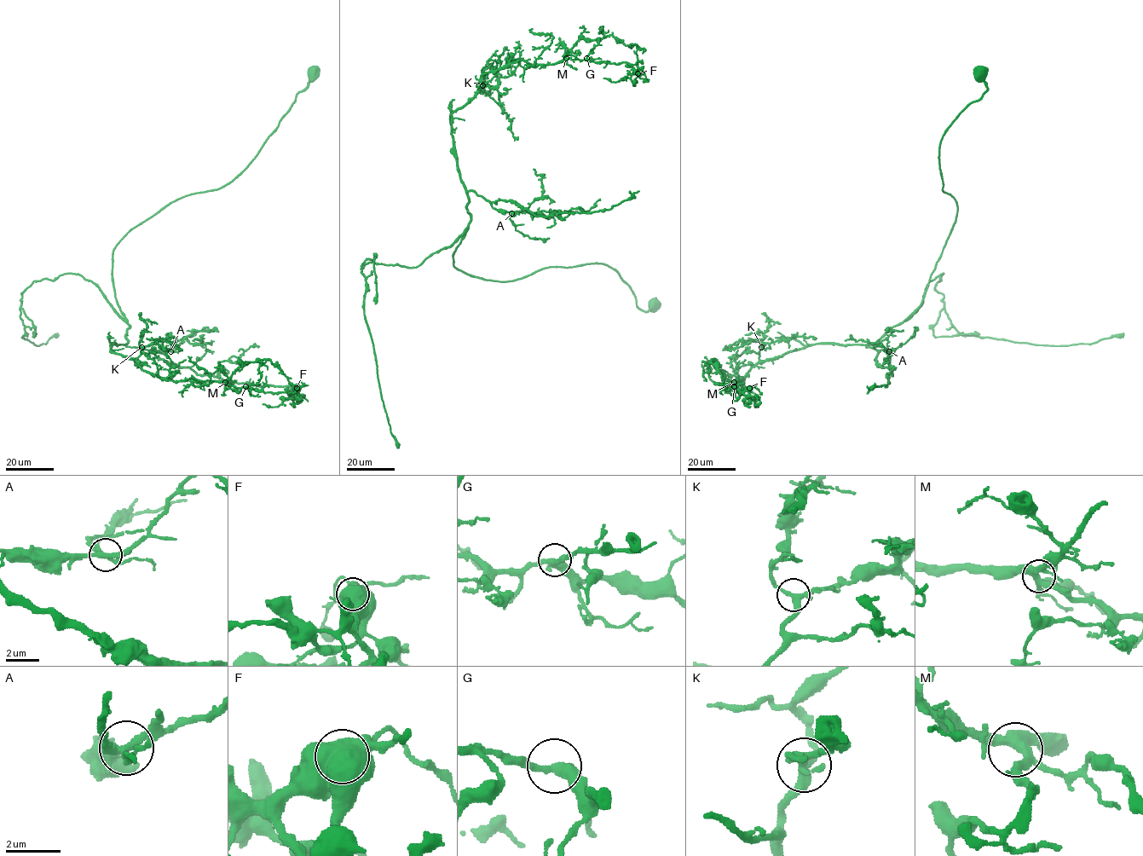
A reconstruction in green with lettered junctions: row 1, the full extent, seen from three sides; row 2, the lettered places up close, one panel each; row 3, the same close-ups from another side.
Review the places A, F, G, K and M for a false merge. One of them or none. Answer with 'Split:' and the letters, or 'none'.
Split: F

